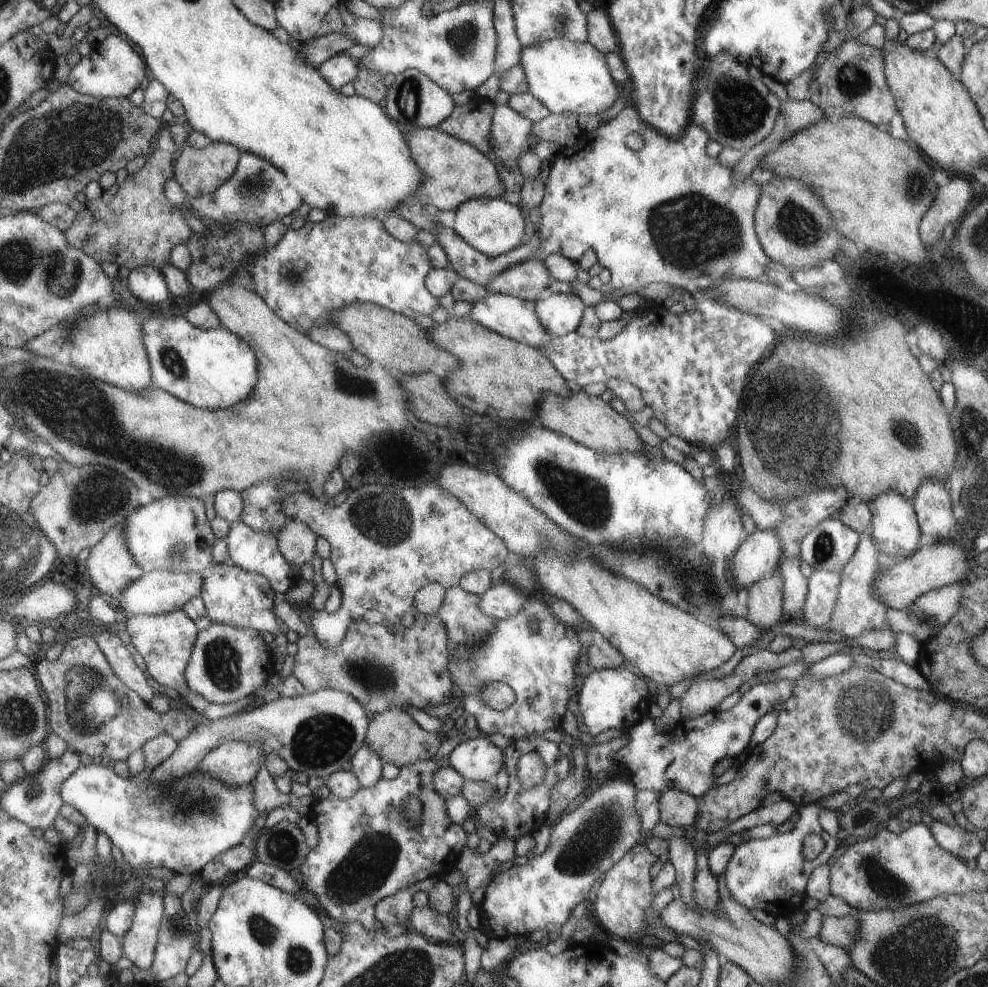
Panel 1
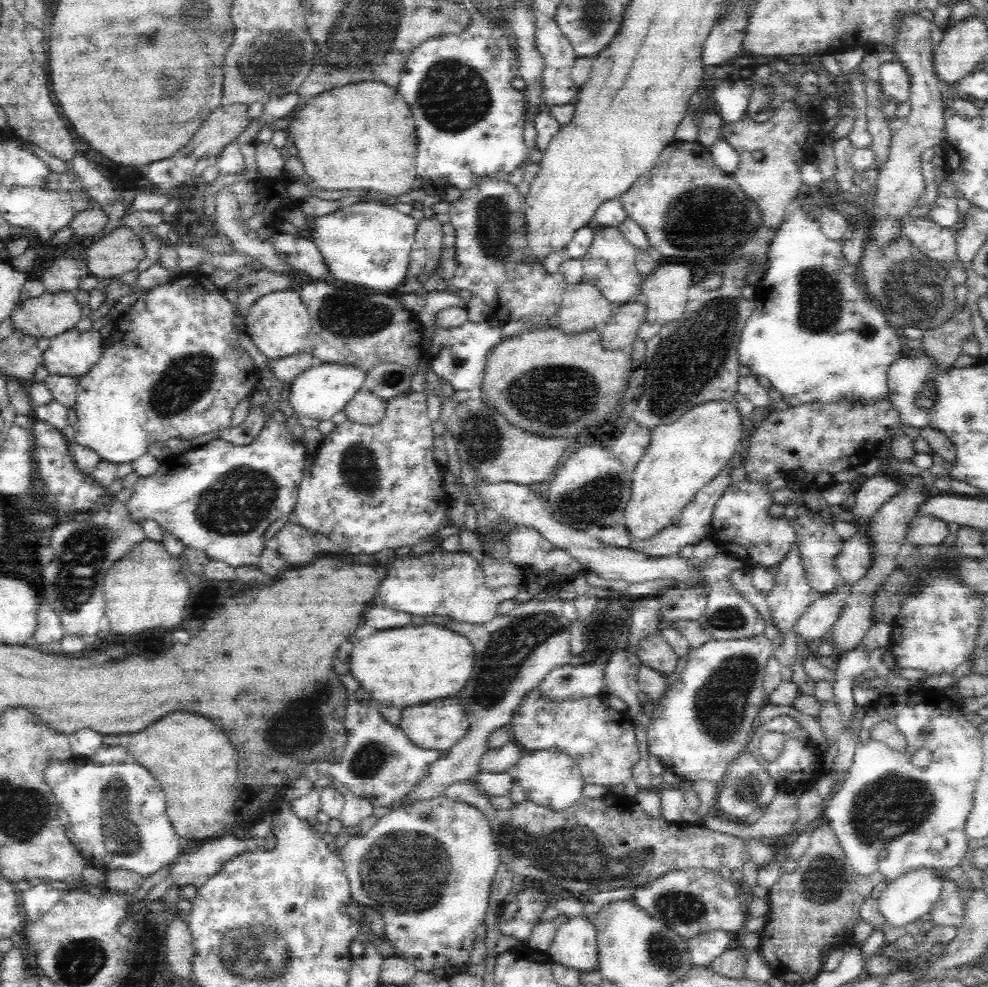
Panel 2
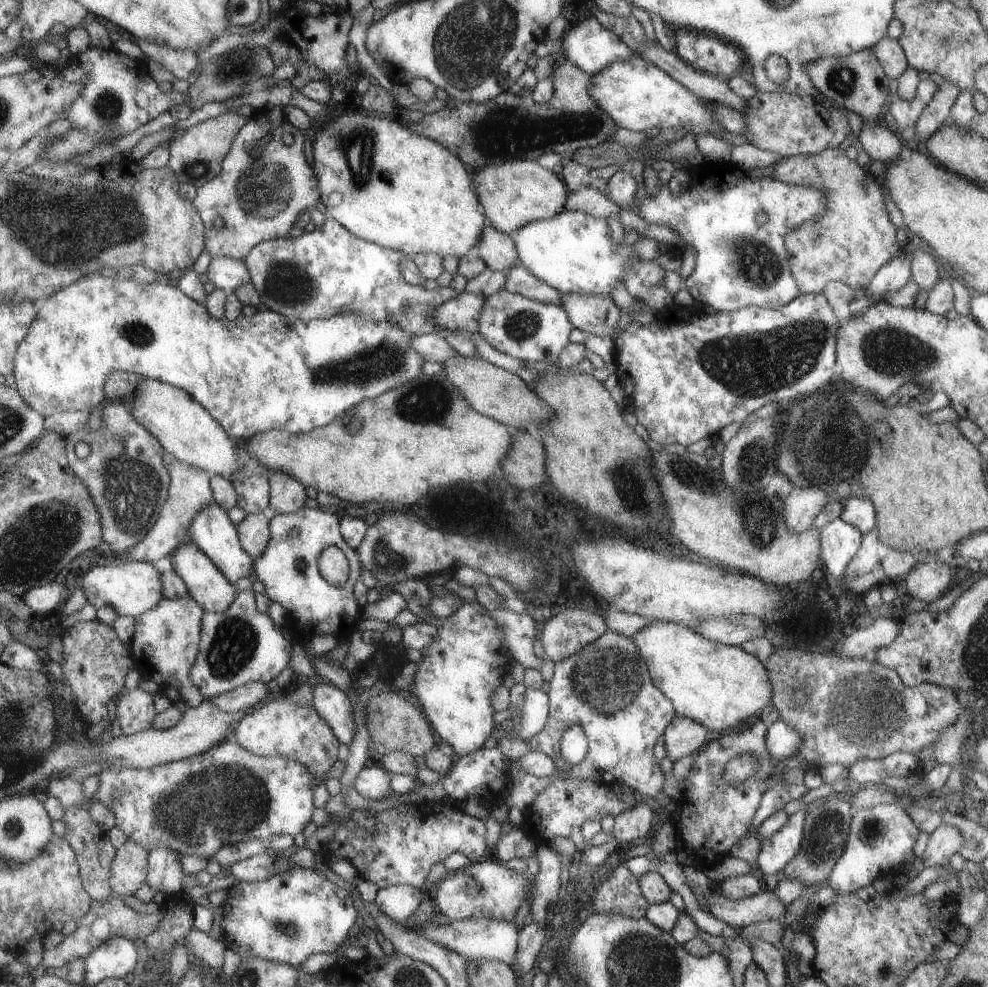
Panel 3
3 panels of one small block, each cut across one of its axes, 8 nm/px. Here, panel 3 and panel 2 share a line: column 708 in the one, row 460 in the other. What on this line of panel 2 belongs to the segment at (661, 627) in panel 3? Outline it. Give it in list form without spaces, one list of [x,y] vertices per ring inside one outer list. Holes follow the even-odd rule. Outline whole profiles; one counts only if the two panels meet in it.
[[[712,400],[692,406],[676,422],[650,429],[650,442],[633,472],[631,498],[625,508],[625,527],[632,539],[643,541],[658,534],[664,527],[671,526],[672,518],[681,514],[696,496],[715,476],[724,470],[732,457],[741,448],[746,431],[737,404],[733,400]]]

